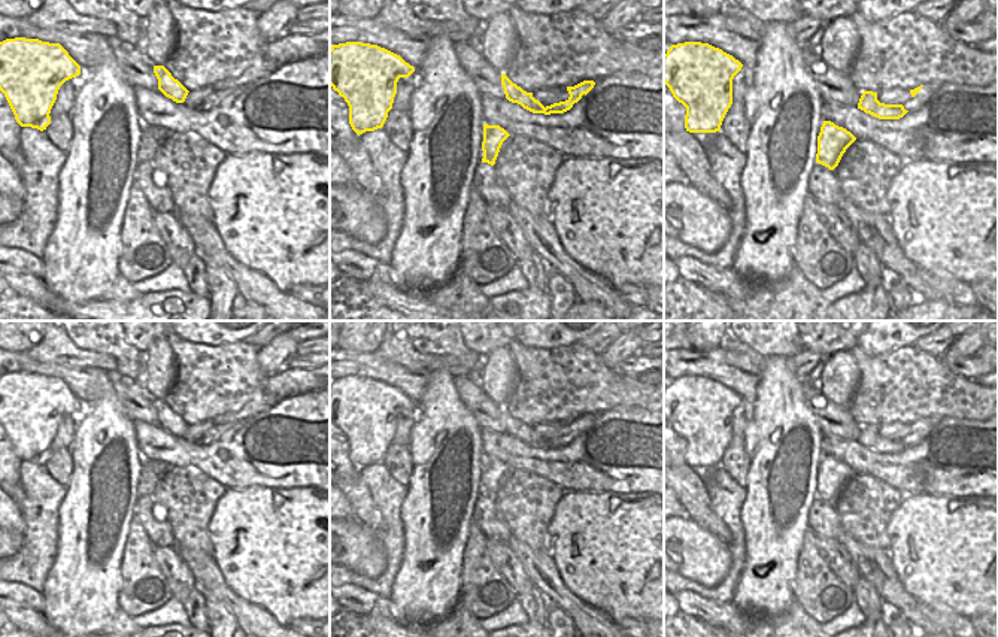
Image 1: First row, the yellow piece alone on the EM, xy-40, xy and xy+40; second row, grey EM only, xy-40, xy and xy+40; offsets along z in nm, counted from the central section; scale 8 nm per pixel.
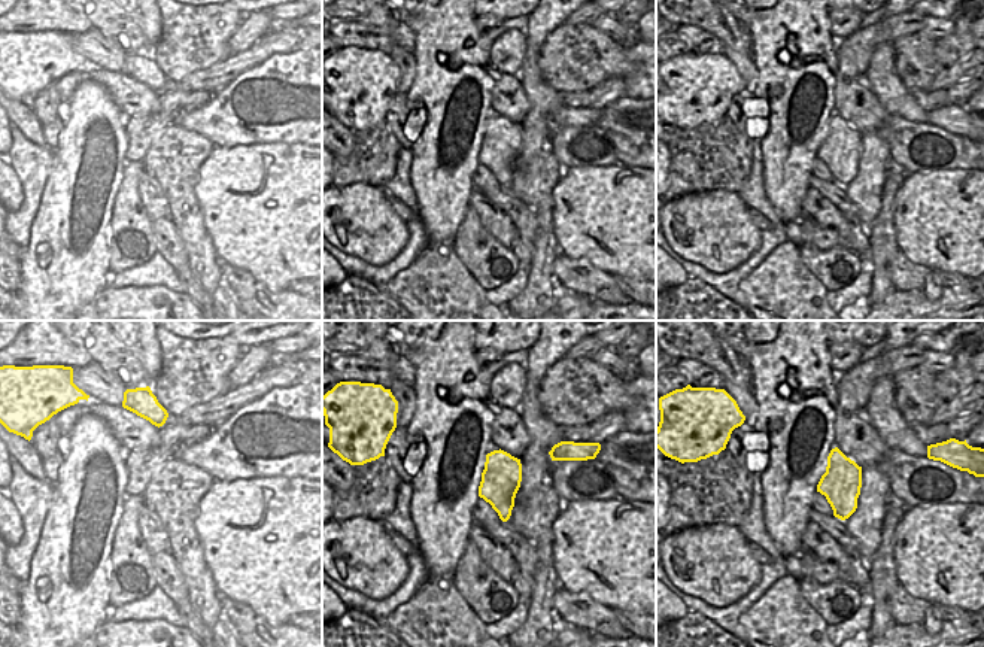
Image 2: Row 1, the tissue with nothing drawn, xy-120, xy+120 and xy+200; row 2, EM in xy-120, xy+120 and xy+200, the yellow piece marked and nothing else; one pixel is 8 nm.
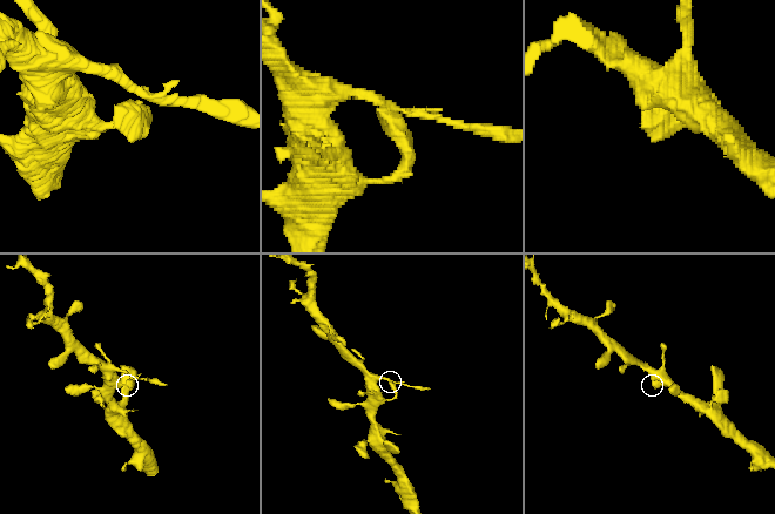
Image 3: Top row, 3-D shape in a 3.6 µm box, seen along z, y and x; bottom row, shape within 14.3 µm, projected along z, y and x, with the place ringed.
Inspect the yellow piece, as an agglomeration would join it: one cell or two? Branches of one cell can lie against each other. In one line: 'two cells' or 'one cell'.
two cells

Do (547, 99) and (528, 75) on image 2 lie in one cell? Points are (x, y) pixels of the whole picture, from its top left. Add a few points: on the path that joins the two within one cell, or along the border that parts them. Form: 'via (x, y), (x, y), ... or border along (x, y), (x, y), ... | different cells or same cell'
via (541, 93), (531, 81) | same cell

